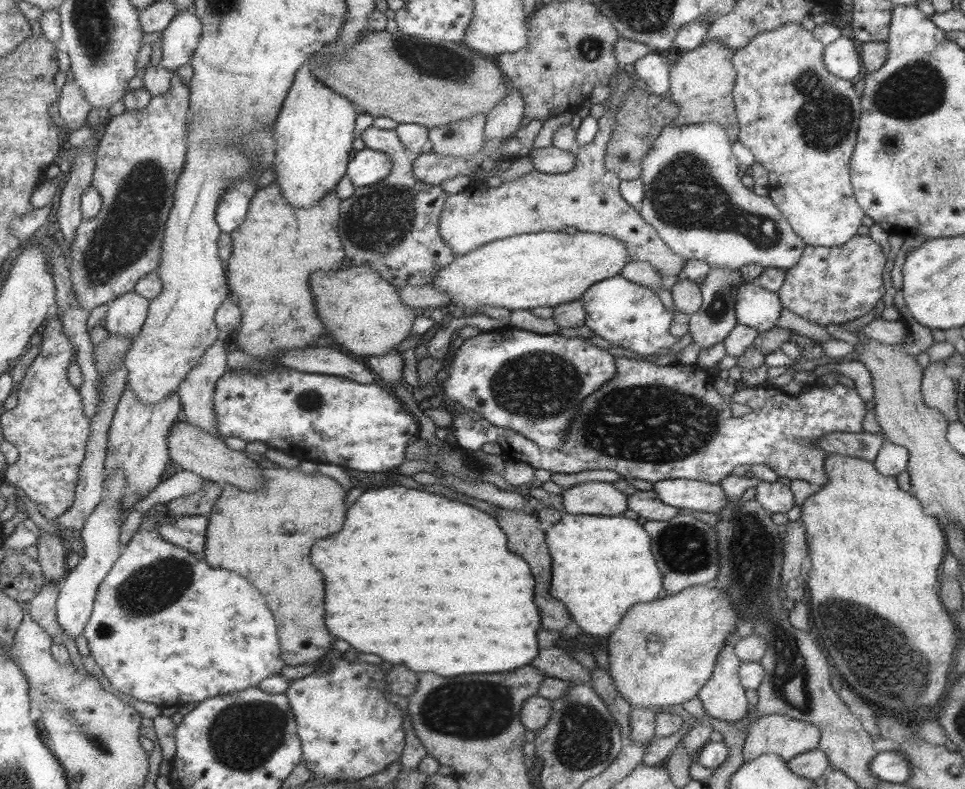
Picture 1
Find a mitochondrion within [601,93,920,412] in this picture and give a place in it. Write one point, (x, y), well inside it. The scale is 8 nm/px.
(684, 194)

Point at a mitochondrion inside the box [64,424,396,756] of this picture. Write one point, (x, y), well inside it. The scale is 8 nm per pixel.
(156, 586)

